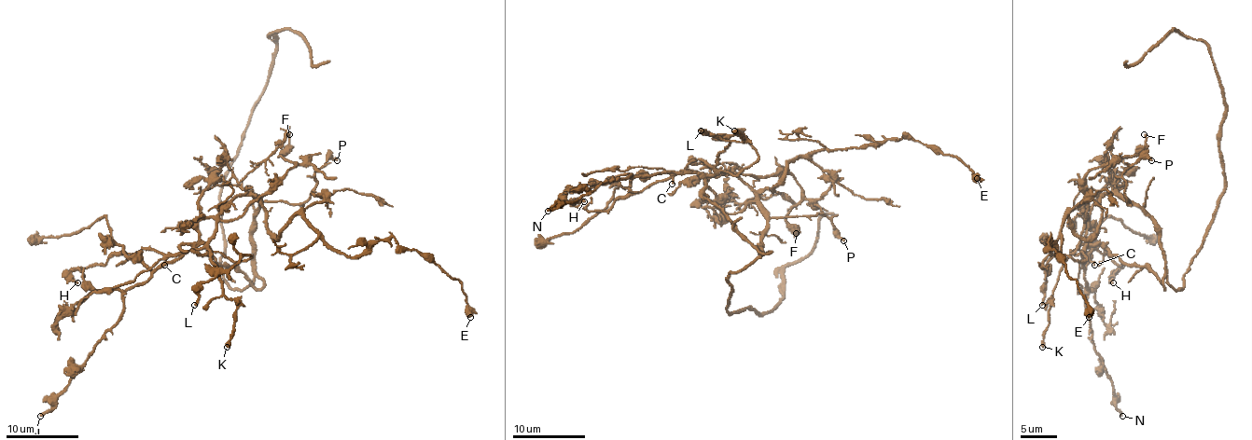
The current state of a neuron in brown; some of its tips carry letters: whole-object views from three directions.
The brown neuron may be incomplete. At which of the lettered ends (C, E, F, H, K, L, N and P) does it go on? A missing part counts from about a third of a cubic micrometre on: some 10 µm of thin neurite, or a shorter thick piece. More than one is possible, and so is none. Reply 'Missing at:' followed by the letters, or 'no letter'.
Missing at: no letter

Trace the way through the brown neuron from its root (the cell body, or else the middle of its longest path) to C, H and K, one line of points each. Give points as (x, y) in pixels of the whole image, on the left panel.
C: (254, 263), (251, 282), (234, 266), (221, 266), (201, 255), (198, 244), (183, 254), (170, 254), (164, 265)
H: (254, 263), (251, 282), (201, 255), (198, 244), (164, 255), (139, 250), (76, 268), (77, 282)
K: (254, 263), (251, 282), (234, 266), (221, 266), (196, 246), (208, 248), (221, 290), (236, 303), (227, 347)

